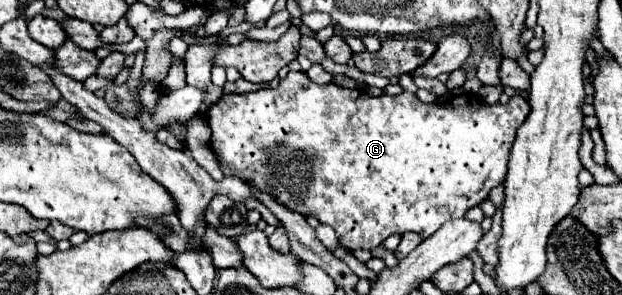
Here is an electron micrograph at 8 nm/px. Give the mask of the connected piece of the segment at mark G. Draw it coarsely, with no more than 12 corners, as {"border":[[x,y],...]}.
{"border":[[289,72],[203,112],[223,174],[373,250],[503,184],[521,96]]}

